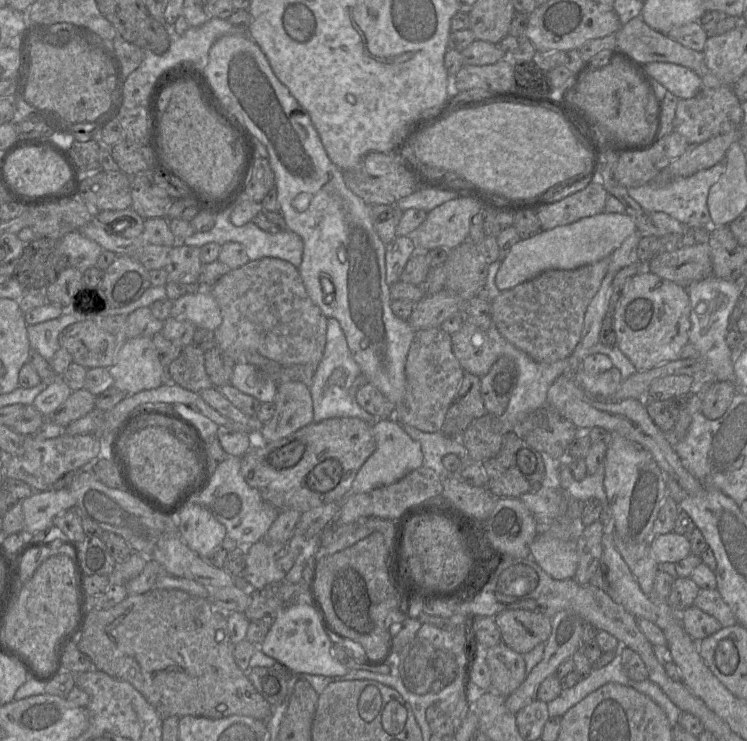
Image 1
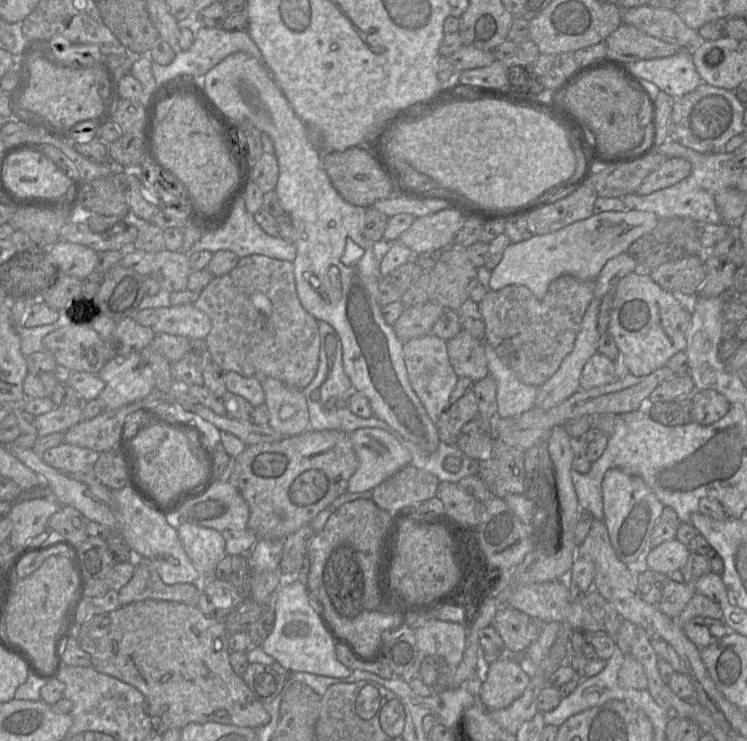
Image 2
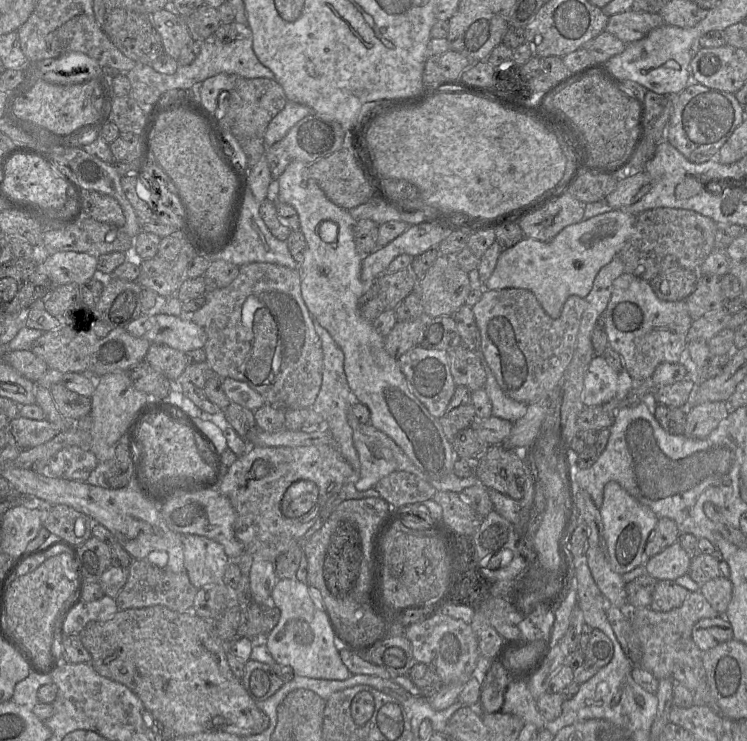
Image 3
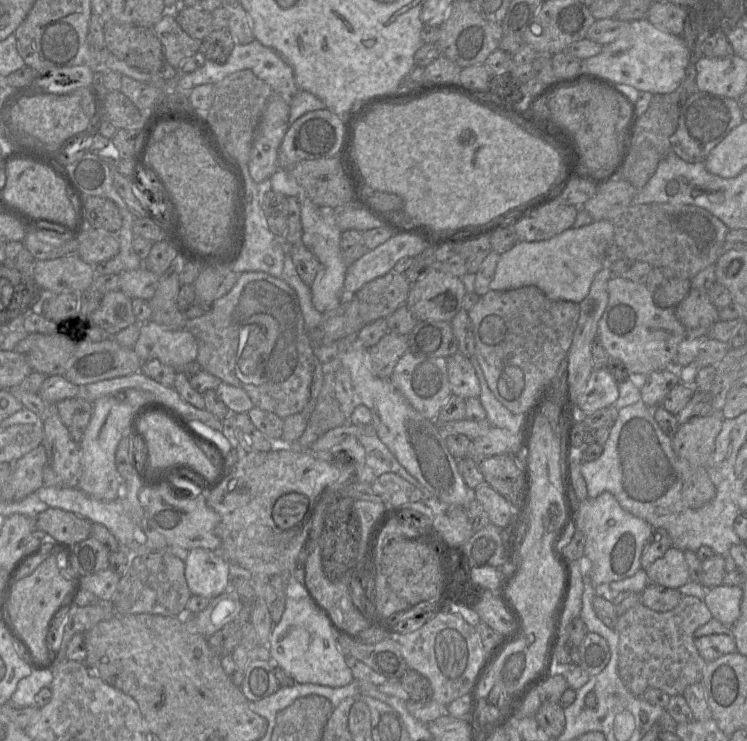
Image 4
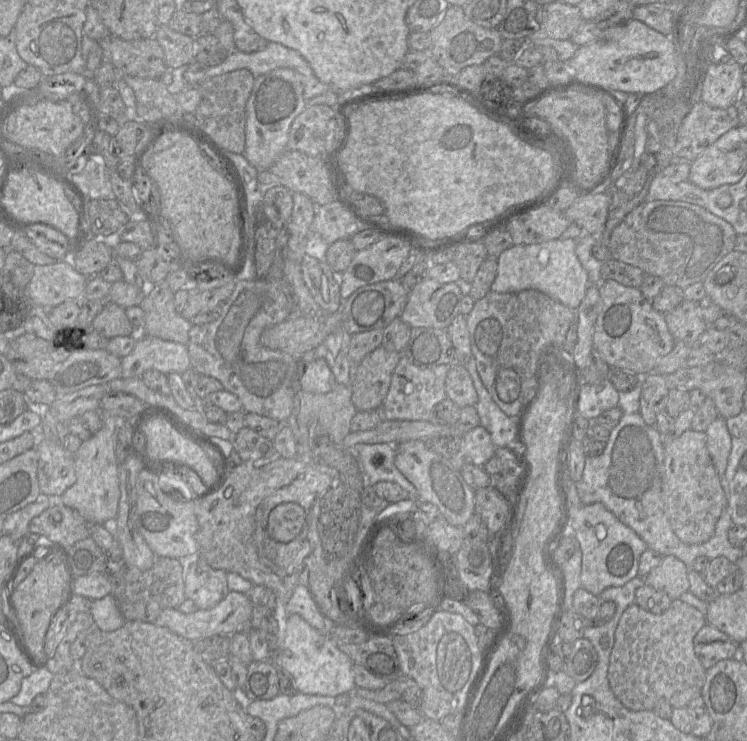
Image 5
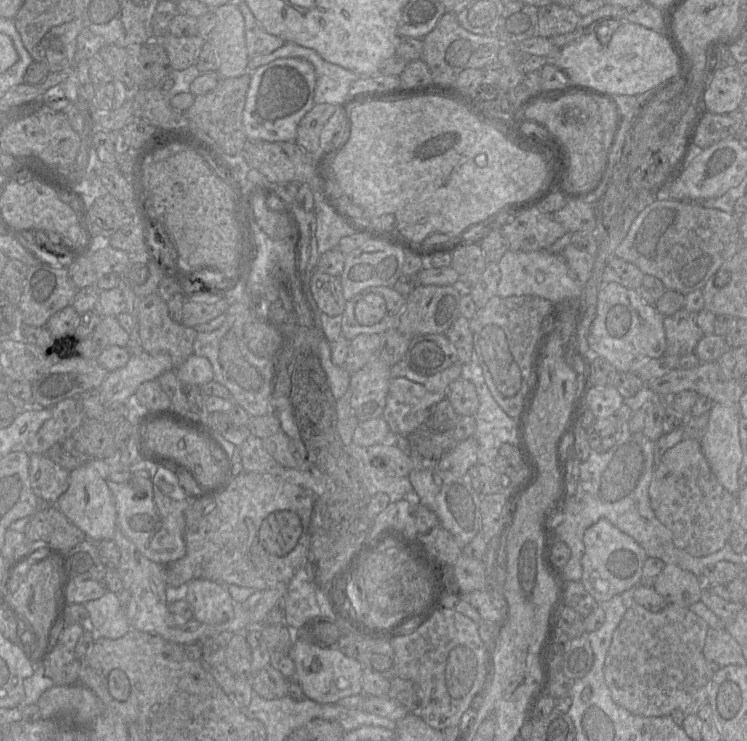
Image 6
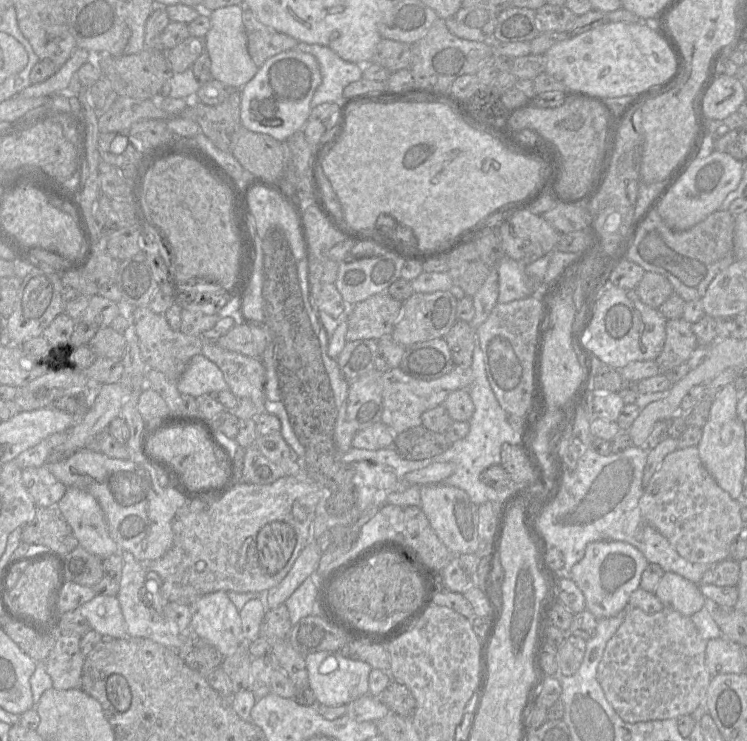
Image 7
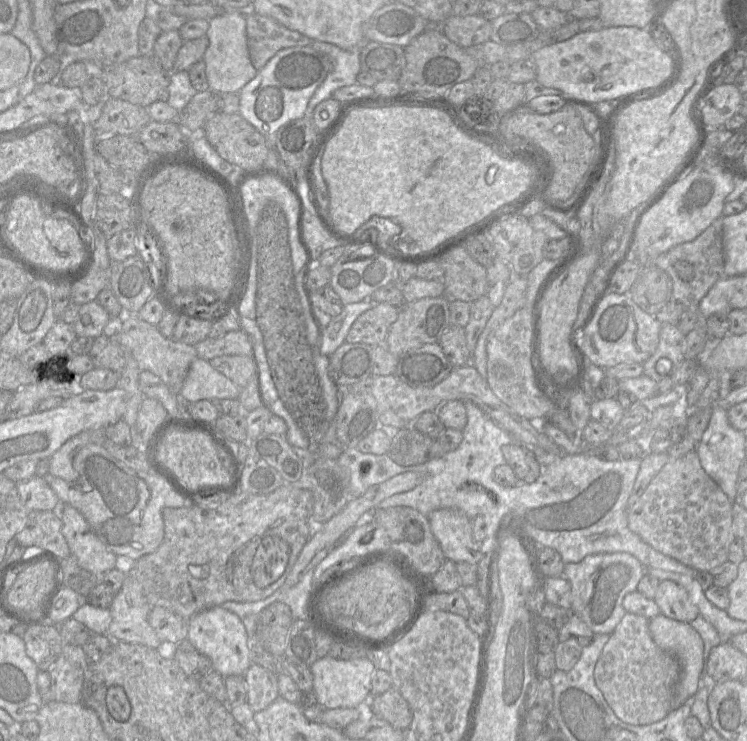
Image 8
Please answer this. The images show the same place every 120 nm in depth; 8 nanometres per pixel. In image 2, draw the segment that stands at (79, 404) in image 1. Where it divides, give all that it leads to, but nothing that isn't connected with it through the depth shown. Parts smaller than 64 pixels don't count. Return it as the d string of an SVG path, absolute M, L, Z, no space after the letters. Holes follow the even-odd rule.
M55 406L51 411L32 419L38 437L44 437L55 432L66 432L82 420L82 406Z

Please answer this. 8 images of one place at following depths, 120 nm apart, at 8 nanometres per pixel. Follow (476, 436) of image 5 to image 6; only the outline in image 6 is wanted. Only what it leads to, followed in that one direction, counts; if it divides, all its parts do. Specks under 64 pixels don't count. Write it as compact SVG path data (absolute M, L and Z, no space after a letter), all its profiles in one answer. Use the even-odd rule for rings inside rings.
M472 436L457 444L455 449L443 456L433 469L450 472L455 476L465 476L467 471L477 463L478 444Z

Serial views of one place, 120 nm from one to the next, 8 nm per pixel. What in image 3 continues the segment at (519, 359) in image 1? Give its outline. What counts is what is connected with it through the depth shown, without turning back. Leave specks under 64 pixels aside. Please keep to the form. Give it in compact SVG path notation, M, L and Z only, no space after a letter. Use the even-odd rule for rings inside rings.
M481 350L473 352L478 355L486 373L484 389L492 404L492 416L508 420L512 423L522 418L527 412L528 404L517 402L507 397L500 389Z

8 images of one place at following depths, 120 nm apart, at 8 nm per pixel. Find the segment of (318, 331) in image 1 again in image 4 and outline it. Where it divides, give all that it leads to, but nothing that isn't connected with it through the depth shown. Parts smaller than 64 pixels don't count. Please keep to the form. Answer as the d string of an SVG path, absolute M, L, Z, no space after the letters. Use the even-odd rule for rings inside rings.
M260 271L239 274L238 280L232 289L216 299L211 304L211 310L208 313L197 318L187 319L185 328L194 336L197 342L198 352L196 361L200 364L201 369L216 376L221 382L242 388L250 397L254 407L272 412L282 419L296 413L302 413L310 398L310 388L315 370L314 345L306 329L297 294L282 278Z

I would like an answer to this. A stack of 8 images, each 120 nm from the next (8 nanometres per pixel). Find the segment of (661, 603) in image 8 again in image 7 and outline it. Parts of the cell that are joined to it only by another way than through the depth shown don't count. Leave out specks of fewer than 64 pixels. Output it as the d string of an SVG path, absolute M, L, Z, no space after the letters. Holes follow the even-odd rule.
M673 572L663 574L654 594L664 607L687 617L691 617L708 603L699 584L694 584Z

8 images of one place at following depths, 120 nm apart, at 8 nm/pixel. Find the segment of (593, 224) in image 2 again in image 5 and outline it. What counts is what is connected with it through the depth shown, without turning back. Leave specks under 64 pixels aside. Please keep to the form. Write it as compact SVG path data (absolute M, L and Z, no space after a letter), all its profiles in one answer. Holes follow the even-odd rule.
M553 239L536 244L513 245L498 257L498 272L491 285L496 293L537 290L559 301L572 310L577 310L590 286L587 271L576 255L576 240Z

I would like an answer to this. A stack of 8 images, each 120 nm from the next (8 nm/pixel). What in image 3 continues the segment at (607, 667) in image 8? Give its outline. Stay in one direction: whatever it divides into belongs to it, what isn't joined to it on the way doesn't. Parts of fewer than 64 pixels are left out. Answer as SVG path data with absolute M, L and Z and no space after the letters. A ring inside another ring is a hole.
M690 592L681 606L668 612L657 612L649 607L628 608L628 617L642 647L640 666L660 680L671 678L676 664L701 670L702 653L693 642L691 633L696 622L720 616L699 592Z

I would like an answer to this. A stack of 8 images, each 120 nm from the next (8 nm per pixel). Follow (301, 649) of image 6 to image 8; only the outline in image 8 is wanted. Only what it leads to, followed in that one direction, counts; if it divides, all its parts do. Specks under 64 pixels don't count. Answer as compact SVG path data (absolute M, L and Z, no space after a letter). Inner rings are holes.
M330 656L316 661L309 668L313 676L313 692L324 709L364 708L371 698L372 676L377 669L372 657L351 660L335 659Z

